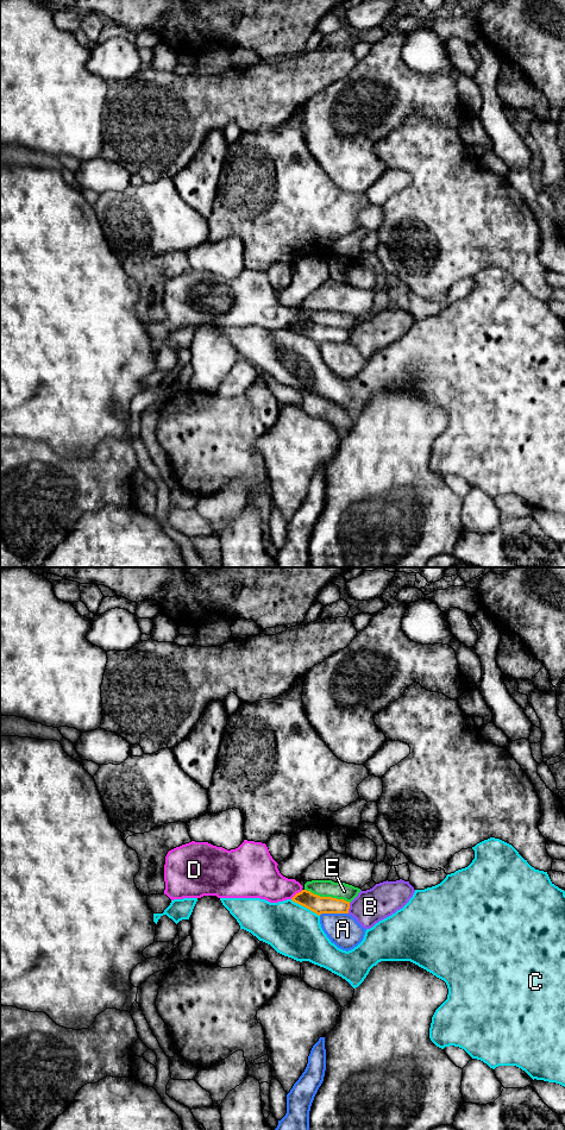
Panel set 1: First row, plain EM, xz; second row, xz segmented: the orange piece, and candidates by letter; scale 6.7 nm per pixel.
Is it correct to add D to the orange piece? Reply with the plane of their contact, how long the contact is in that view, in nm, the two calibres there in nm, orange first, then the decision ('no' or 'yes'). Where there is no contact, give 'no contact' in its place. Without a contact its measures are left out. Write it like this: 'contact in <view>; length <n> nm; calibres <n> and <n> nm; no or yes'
contact in xz; length 110 nm; calibres 120 and 240 nm; no

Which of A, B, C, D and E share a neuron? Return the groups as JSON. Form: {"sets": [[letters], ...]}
{"sets": [["A"], ["B"], ["C"], ["D", "E"]]}

